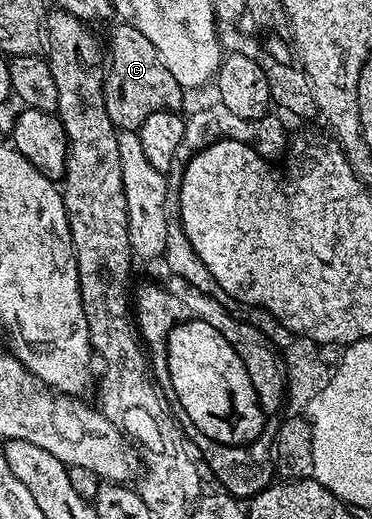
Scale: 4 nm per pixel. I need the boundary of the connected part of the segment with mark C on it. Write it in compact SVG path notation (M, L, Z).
M118 23L110 37L110 57L106 59L104 100L110 121L117 130L135 131L148 114L158 110L181 110L184 88L176 81L146 36L125 23Z

